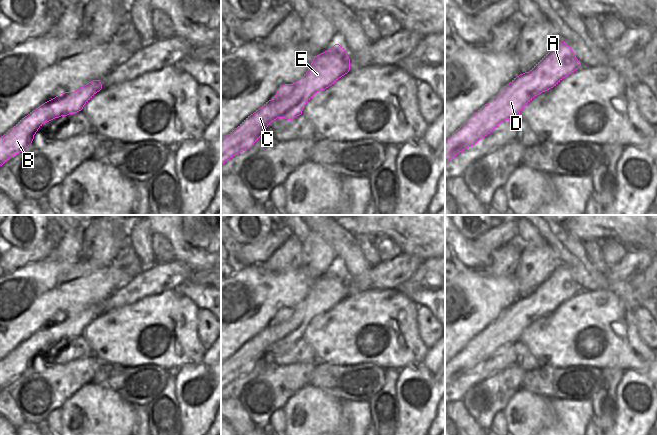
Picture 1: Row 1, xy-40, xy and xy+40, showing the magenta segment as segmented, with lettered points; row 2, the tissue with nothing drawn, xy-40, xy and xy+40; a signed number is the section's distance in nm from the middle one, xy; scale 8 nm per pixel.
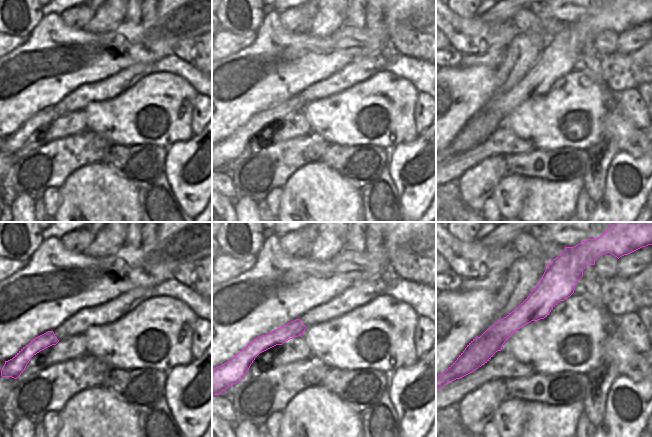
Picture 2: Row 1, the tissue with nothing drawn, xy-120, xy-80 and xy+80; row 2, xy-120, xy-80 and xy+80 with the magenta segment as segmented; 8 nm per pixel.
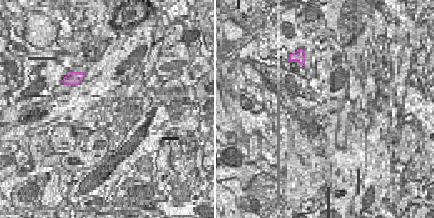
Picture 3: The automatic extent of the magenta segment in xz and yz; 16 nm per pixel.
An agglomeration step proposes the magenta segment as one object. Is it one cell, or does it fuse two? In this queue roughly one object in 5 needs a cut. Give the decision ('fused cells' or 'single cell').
single cell

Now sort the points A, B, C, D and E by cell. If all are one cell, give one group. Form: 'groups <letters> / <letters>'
groups A B C D E

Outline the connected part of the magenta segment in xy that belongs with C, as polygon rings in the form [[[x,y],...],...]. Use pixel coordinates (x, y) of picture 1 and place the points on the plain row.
[[[339,268],[314,280],[308,295],[297,306],[281,310],[273,323],[221,363],[221,390],[251,372],[277,342],[293,344],[301,339],[306,327],[318,315],[334,308],[349,294],[350,283]]]

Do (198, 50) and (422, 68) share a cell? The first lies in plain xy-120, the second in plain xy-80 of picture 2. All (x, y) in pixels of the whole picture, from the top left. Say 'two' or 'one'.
two

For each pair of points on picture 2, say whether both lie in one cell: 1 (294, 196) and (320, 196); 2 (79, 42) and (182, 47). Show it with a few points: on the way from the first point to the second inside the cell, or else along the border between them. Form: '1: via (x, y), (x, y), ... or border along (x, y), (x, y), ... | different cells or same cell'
1: via (300, 196), (314, 196) | same cell
2: border along (195, 36), (178, 41), (172, 52) | different cells

